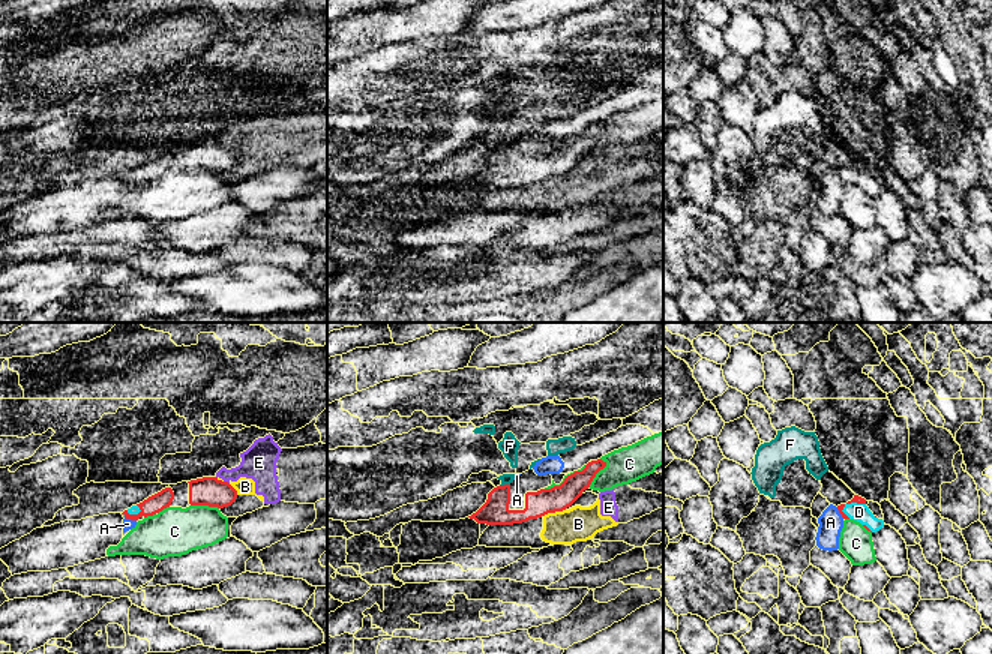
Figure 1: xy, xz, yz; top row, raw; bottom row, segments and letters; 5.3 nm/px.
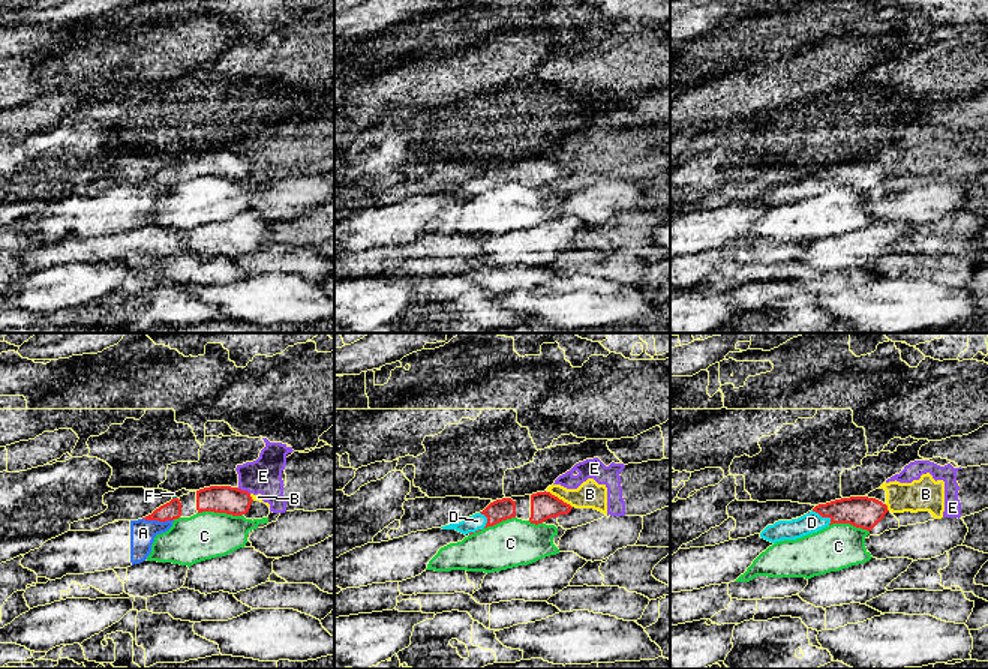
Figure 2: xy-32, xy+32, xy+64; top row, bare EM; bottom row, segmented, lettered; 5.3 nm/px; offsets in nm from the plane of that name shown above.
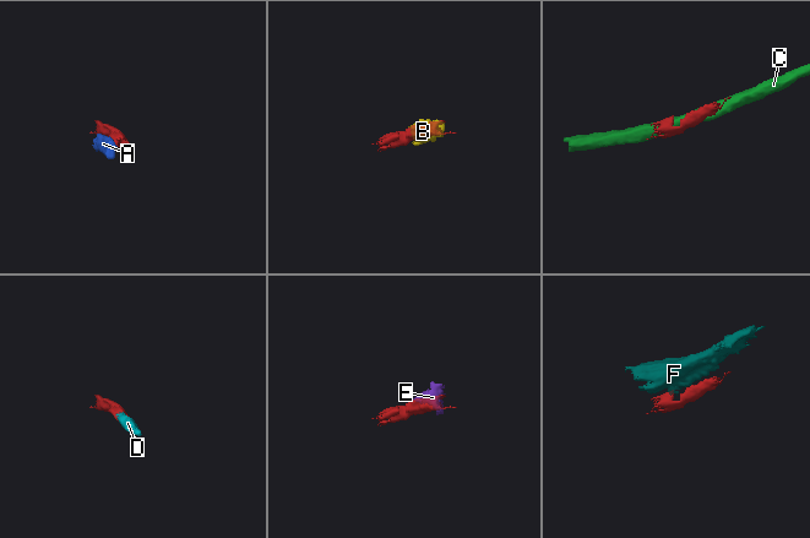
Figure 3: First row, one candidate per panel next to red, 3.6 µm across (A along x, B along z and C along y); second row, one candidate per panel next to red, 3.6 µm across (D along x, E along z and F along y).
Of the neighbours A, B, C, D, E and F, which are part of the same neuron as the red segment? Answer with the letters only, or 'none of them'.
D

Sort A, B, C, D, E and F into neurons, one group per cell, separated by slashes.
A / B E / C / D / F

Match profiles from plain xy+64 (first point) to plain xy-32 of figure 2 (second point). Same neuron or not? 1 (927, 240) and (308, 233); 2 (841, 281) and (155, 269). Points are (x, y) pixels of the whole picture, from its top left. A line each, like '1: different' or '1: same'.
1: same
2: same

